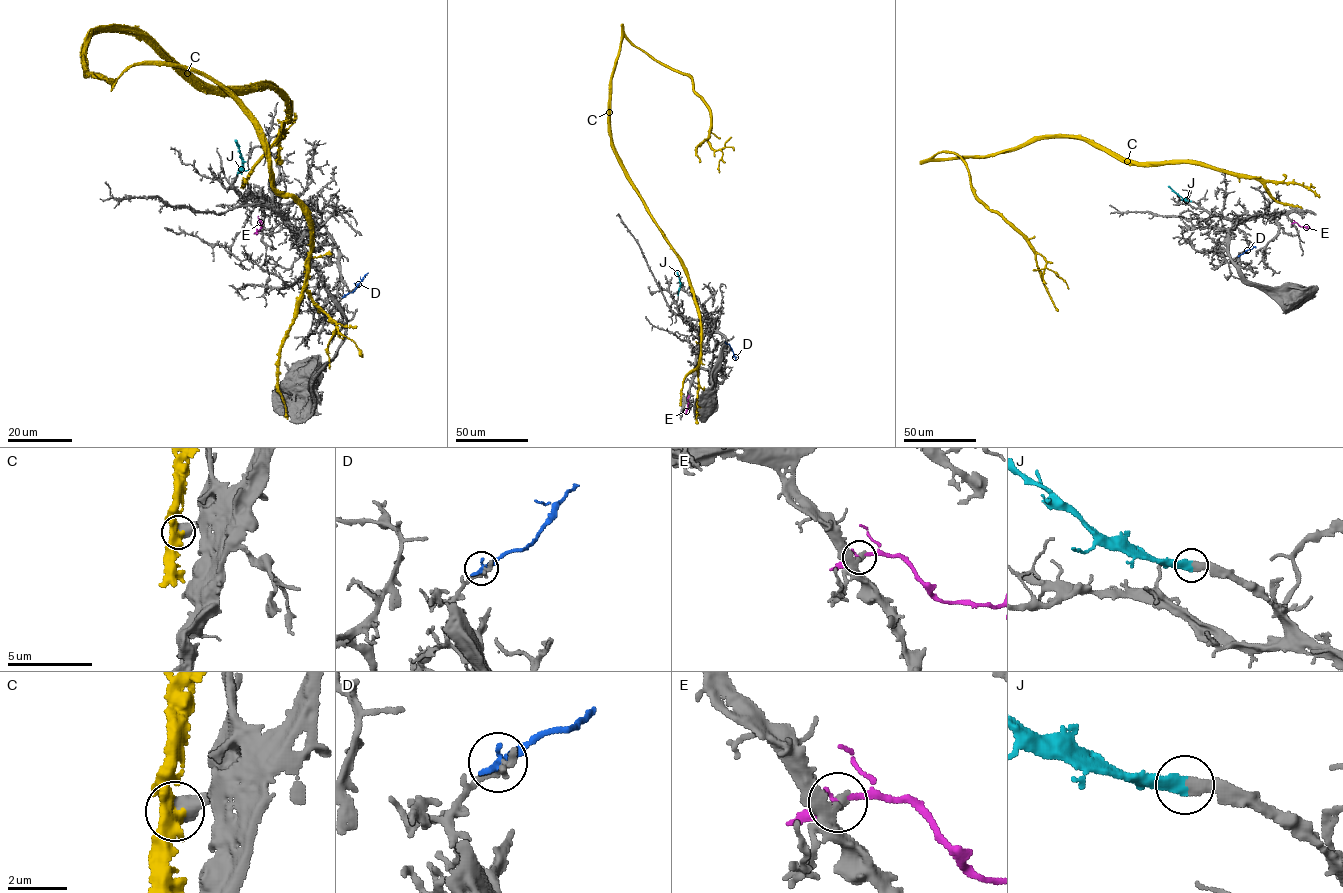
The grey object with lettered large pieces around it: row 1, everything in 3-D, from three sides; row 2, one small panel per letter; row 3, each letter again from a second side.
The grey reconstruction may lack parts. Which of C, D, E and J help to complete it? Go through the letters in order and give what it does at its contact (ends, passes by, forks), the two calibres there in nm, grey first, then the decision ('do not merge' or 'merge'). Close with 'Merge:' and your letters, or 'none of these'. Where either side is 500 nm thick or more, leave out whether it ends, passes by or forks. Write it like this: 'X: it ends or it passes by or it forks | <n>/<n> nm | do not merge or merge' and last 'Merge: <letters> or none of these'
C: 700/440 nm | do not merge
D: it ends | 340/280 nm | do not merge
E: it passes by | 200/220 nm | do not merge
J: it ends | 280/360 nm | merge
Merge: J

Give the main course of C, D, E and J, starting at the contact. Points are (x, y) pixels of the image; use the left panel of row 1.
C: (244, 184), (287, 122), (272, 88), (89, 39), (89, 74), (210, 76), (304, 211), (288, 419)
D: (344, 296), (354, 291), (365, 276)
E: (260, 221), (259, 230), (254, 234)
J: (237, 173), (242, 168), (242, 162), (234, 139)

